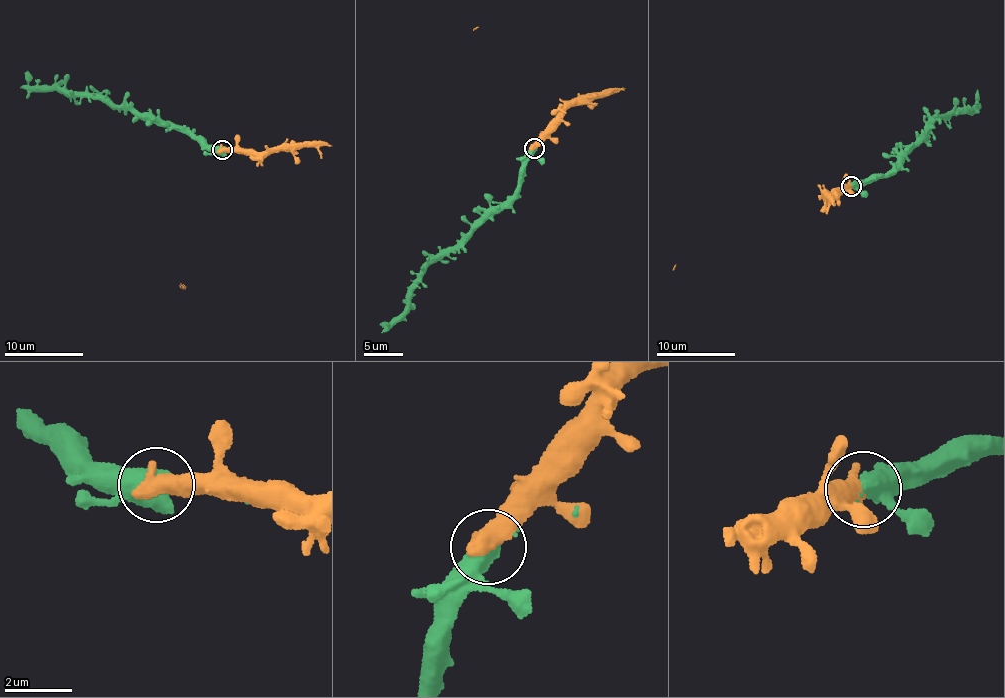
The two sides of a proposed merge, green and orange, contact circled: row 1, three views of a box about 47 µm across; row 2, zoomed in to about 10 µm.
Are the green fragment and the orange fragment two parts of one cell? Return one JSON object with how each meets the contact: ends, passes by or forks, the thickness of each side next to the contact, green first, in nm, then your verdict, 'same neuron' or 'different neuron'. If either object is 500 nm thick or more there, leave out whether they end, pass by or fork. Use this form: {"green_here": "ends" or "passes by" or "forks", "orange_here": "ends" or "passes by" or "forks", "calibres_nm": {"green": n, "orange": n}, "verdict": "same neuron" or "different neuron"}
{"calibres_nm": {"green": 600, "orange": 600}, "verdict": "same neuron"}

